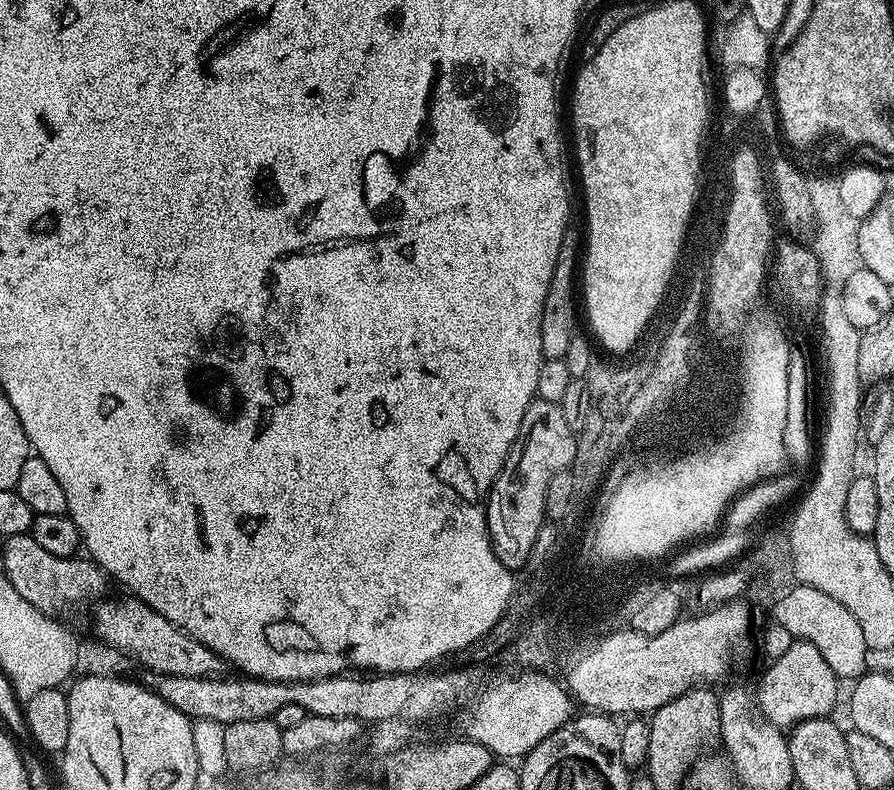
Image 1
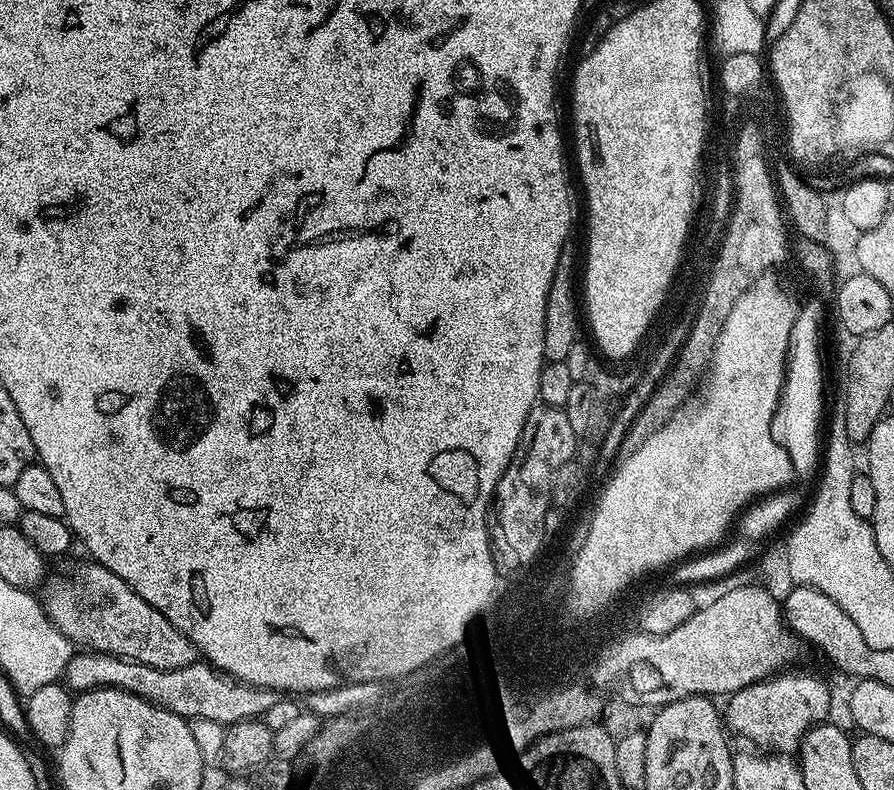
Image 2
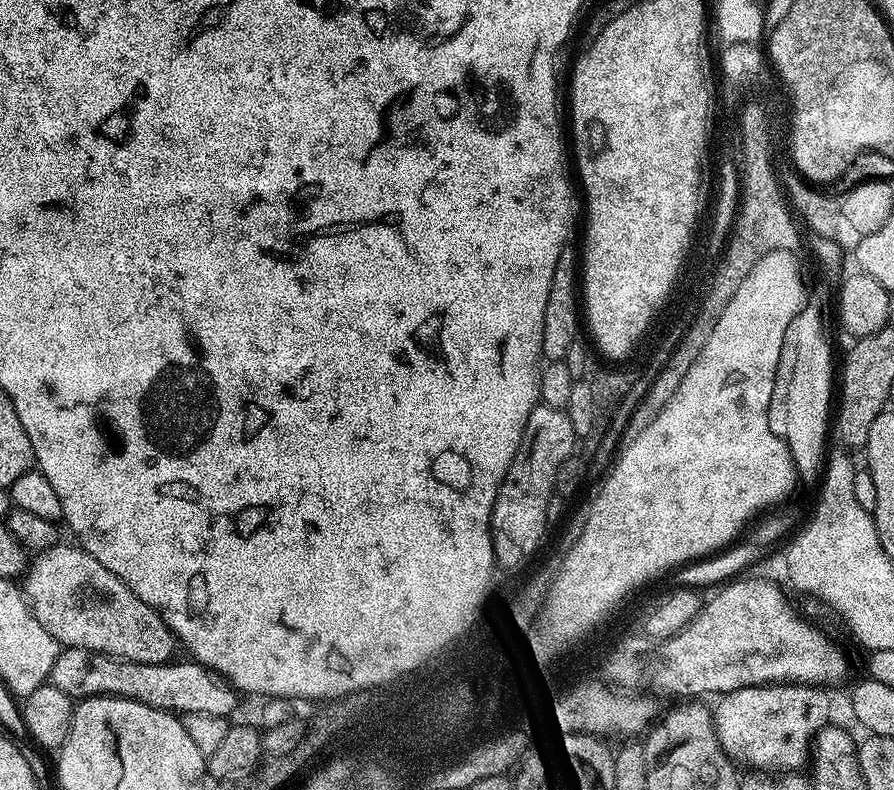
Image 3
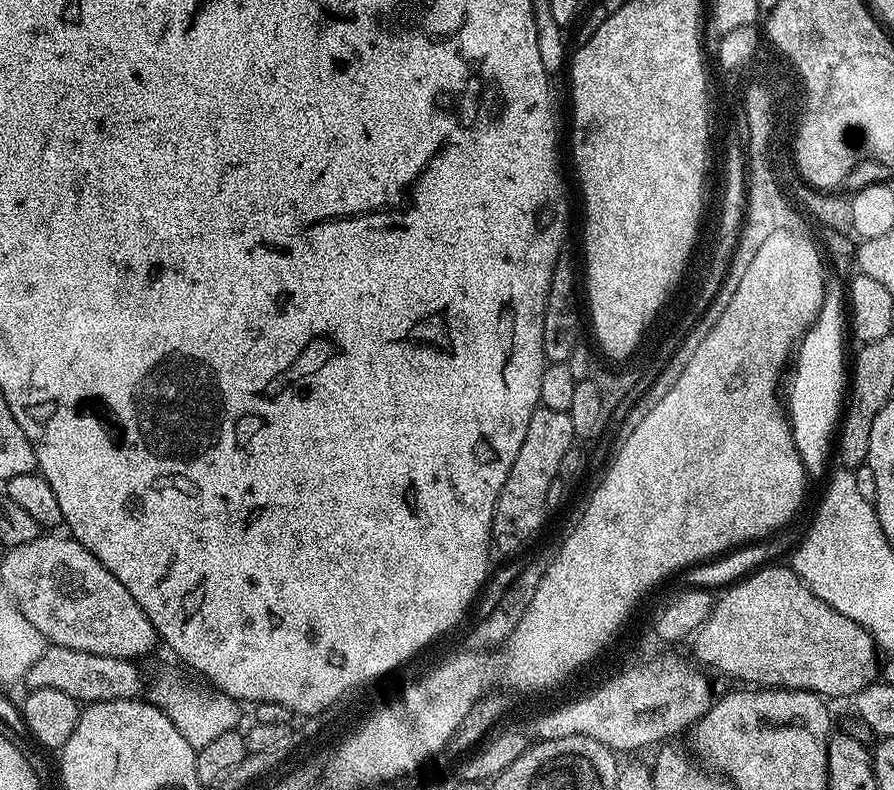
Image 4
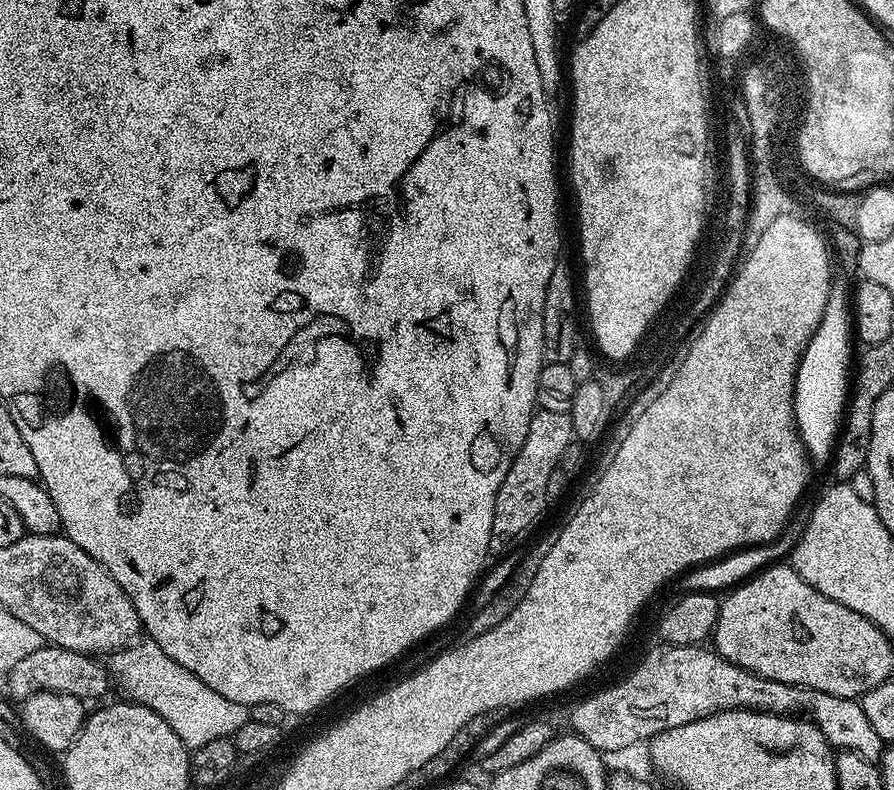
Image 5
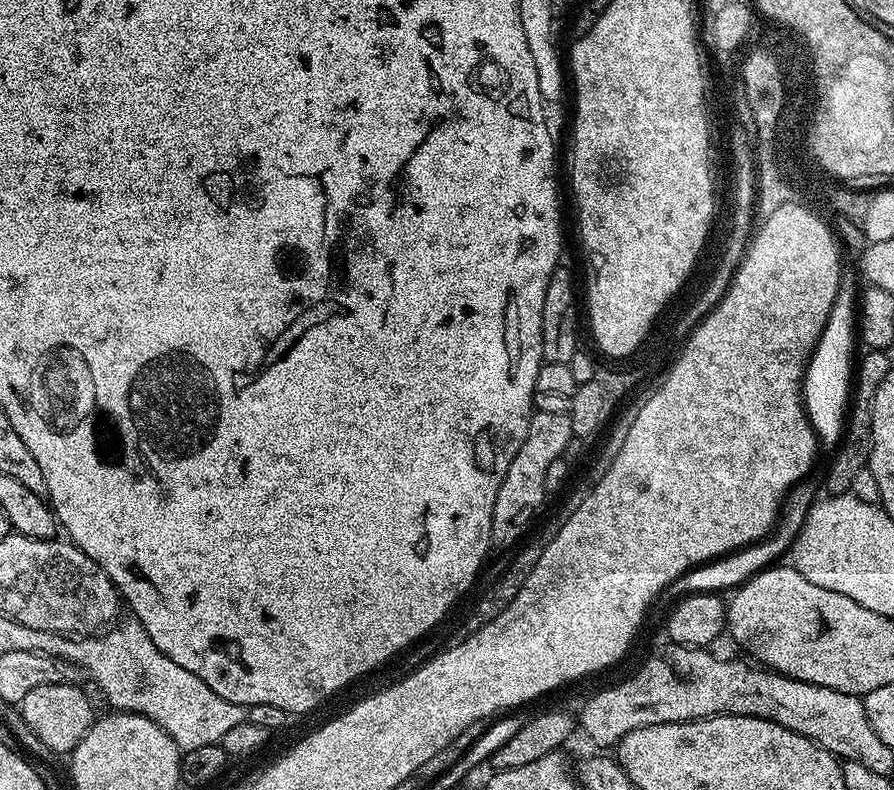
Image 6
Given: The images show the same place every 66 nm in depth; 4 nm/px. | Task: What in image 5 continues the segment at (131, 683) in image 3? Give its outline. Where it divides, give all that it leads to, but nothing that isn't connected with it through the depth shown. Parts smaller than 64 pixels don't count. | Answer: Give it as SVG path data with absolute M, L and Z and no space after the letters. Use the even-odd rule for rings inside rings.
M45 643L38 650L34 650L34 654L26 654L26 658L18 662L18 666L7 672L7 695L13 701L23 702L39 692L57 692L91 702L108 692L108 672L96 660L99 659L87 652L75 652L60 648L57 644Z

